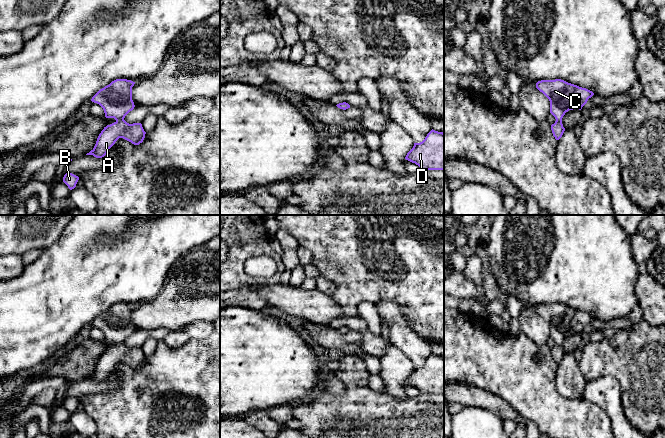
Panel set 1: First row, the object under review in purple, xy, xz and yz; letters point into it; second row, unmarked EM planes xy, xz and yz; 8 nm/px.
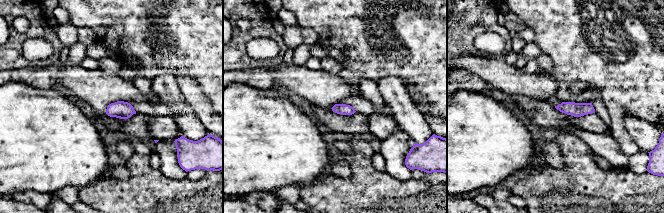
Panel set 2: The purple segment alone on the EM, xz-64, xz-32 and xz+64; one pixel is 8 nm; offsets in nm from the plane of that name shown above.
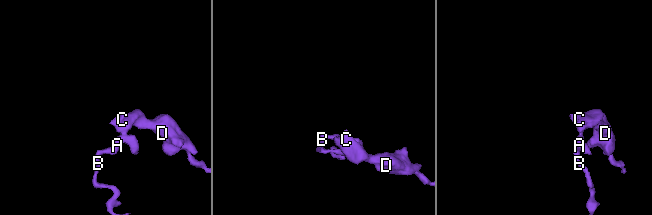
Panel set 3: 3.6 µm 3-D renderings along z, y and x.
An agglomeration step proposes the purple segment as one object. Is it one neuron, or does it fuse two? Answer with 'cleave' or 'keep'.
keep

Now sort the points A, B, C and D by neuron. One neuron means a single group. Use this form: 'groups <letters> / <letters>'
groups A B C D

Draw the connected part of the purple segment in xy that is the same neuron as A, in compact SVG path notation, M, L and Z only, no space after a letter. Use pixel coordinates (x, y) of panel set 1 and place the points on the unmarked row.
M116 303L92 321L91 325L103 332L105 341L114 342L116 345L104 351L94 372L86 379L103 382L119 362L123 362L134 369L143 366L146 356L142 348L129 348L124 344L125 340L135 331L132 324L134 308L135 306L131 304Z

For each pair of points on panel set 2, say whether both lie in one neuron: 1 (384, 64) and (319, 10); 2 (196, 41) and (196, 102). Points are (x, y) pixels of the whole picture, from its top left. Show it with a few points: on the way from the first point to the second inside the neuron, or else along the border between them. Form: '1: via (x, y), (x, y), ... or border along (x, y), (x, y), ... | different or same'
1: via (368, 48), (335, 15) | same
2: border along (175, 76), (190, 76), (210, 101) | different

